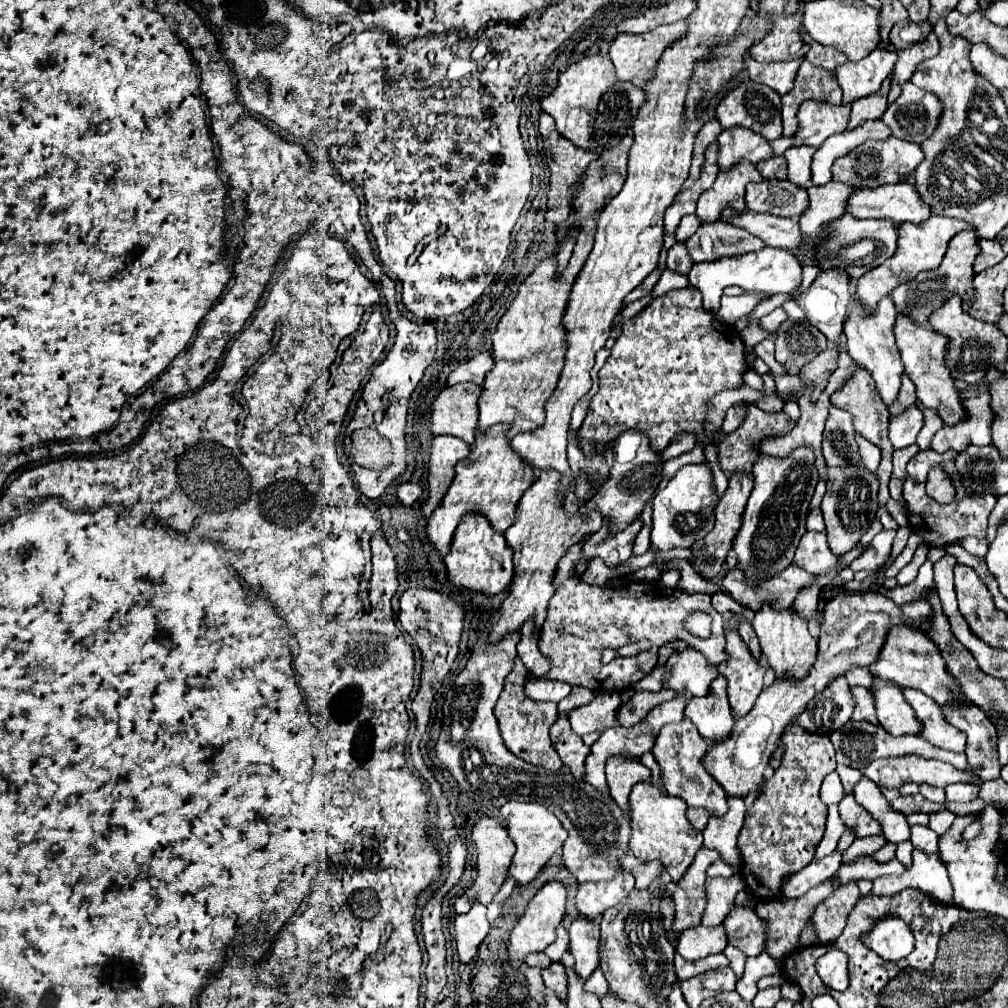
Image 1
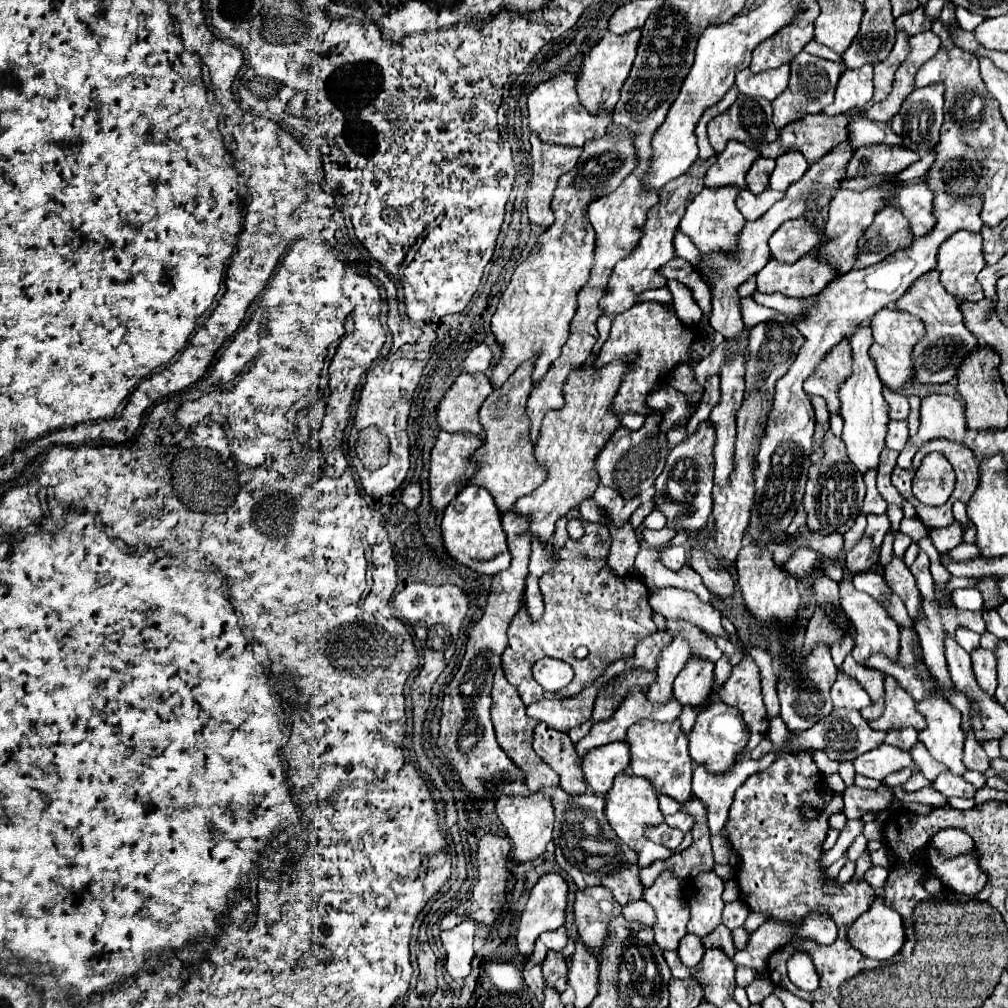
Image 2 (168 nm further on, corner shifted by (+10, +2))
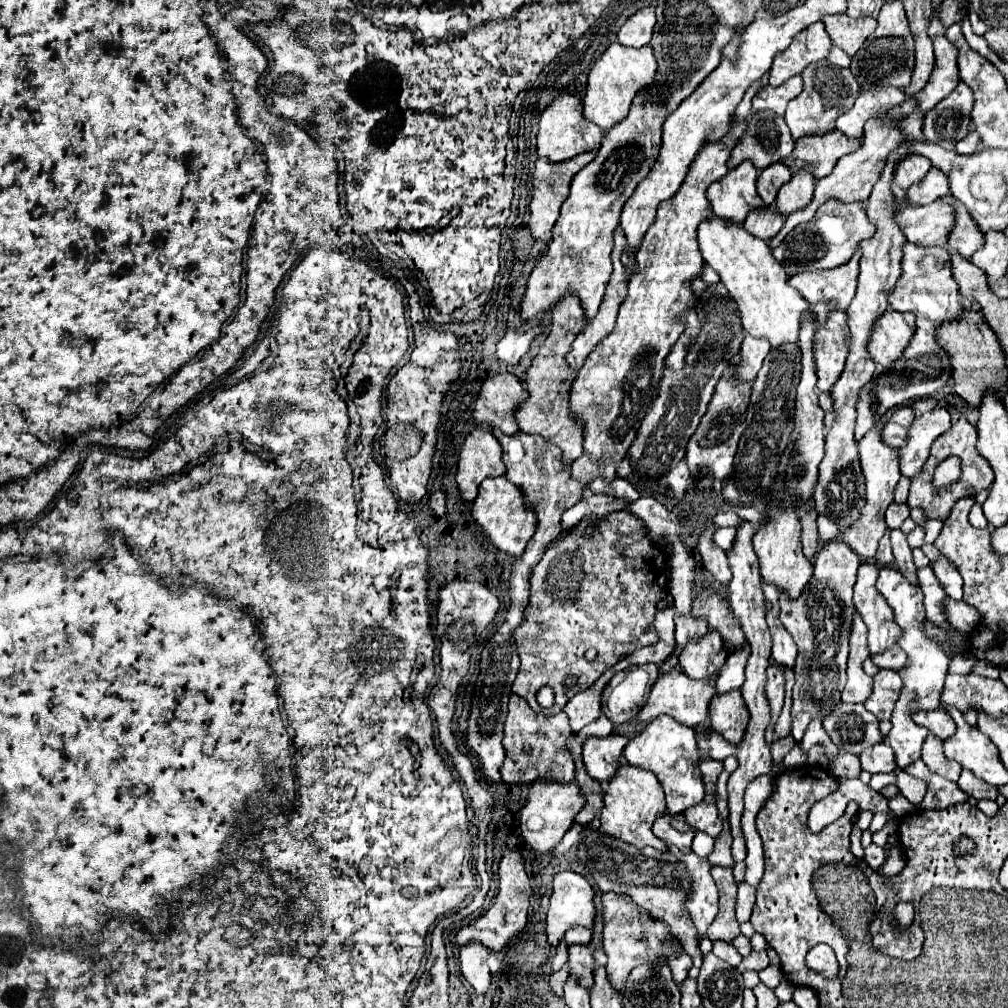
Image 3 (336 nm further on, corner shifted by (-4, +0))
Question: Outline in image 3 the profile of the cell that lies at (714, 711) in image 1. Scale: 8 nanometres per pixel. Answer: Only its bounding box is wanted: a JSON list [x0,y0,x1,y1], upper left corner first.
[680,632,728,680]

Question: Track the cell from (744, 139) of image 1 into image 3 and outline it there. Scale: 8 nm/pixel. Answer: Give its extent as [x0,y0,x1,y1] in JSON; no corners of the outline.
[708,160,764,222]

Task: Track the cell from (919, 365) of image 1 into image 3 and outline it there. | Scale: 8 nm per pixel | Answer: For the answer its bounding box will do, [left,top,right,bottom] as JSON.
[868,310,916,368]

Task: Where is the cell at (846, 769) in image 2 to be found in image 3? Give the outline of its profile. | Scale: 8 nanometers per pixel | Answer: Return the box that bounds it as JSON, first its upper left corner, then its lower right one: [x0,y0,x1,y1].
[830,750,862,778]

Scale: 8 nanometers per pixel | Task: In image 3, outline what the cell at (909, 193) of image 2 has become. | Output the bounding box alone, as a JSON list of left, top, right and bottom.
[940,194,984,258]

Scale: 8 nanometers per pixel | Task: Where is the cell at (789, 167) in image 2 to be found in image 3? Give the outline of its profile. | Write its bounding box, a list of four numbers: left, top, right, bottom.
[776,170,814,216]

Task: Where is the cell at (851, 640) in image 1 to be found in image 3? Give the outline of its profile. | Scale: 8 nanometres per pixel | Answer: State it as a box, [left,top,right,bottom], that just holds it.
[710,690,748,746]

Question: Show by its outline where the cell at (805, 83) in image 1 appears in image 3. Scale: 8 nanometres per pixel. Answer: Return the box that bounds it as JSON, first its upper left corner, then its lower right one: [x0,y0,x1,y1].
[786,60,860,140]

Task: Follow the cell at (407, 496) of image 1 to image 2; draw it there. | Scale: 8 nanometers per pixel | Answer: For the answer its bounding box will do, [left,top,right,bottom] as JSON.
[400,484,422,508]

